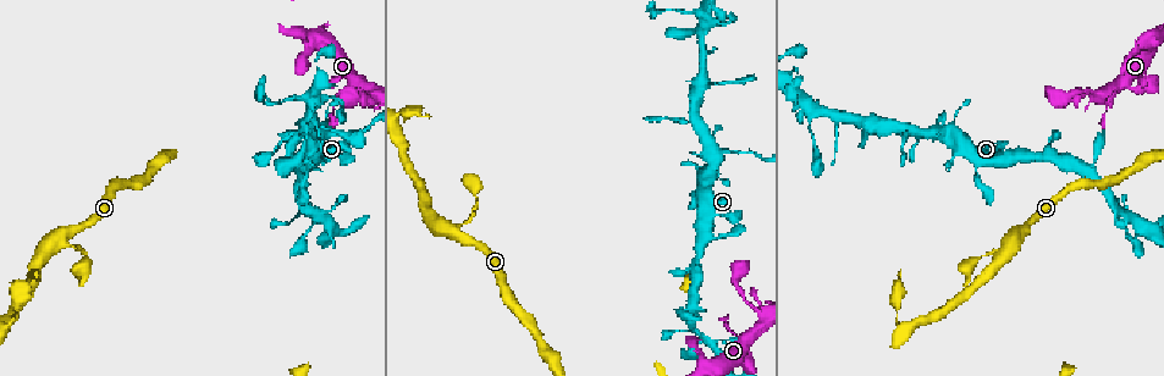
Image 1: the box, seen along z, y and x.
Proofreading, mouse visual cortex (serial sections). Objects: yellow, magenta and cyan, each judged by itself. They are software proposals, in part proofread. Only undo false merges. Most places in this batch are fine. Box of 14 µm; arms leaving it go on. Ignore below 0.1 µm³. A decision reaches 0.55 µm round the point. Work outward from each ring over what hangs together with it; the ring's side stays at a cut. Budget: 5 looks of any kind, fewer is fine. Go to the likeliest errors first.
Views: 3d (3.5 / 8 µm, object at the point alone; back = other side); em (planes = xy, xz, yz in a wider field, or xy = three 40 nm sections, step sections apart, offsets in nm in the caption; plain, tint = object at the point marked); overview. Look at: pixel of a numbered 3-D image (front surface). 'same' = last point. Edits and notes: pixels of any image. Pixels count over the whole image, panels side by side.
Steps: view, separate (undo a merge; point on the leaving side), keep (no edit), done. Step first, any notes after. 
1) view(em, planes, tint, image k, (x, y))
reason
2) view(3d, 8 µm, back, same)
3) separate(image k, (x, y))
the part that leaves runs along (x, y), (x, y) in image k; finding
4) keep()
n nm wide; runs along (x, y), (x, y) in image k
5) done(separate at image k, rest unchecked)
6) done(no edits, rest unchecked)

view(3d, 3.5 µm, image 1, (360, 90))
narrows sharply

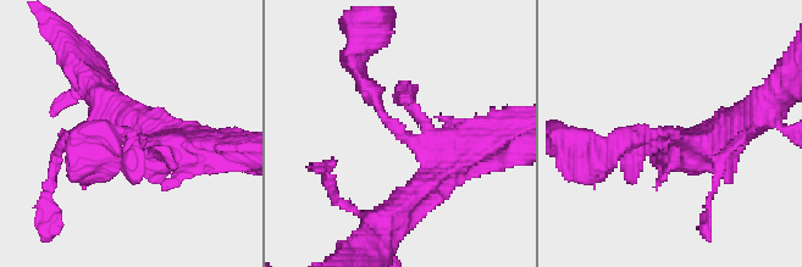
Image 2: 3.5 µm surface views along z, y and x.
view(em, planes, tint, image 2, (405, 137))
shape alone is not enough

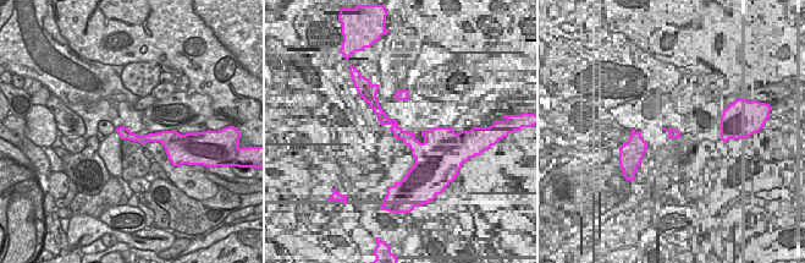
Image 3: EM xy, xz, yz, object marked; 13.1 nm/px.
view(em, xy, step 2, tint, same)
another direction

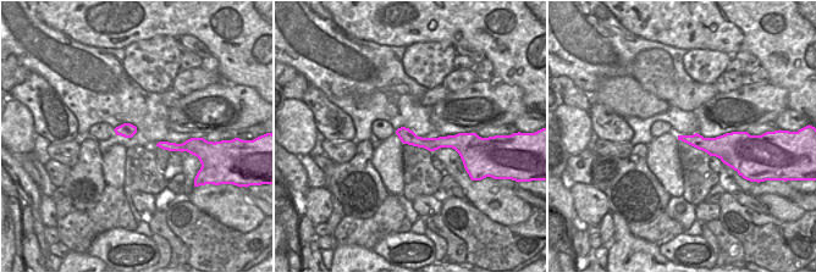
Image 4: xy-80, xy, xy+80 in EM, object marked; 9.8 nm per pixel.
keep()
runs along (400, 132), (419, 142), (463, 144) in image 4; one cell here

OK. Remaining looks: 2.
view(3d, 3.5 µm, image 1, (15, 313))
sharp bend

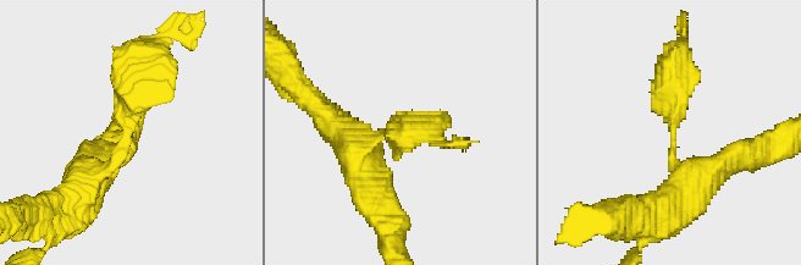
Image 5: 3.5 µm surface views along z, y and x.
view(em, xy, step 5, tint, image 5, (670, 138))
shape alone is not enough

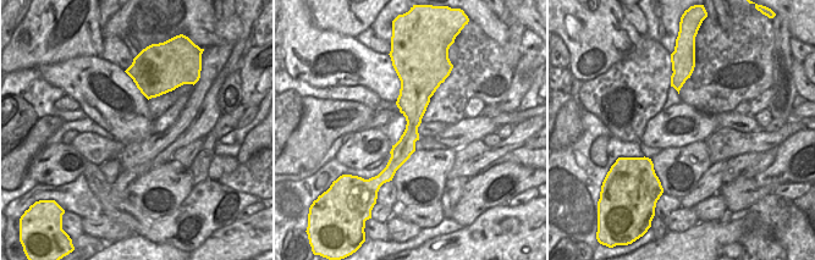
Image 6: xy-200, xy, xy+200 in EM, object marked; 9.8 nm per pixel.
keep()
one cell here

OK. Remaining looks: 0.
done(no edits, rest unchecked)

